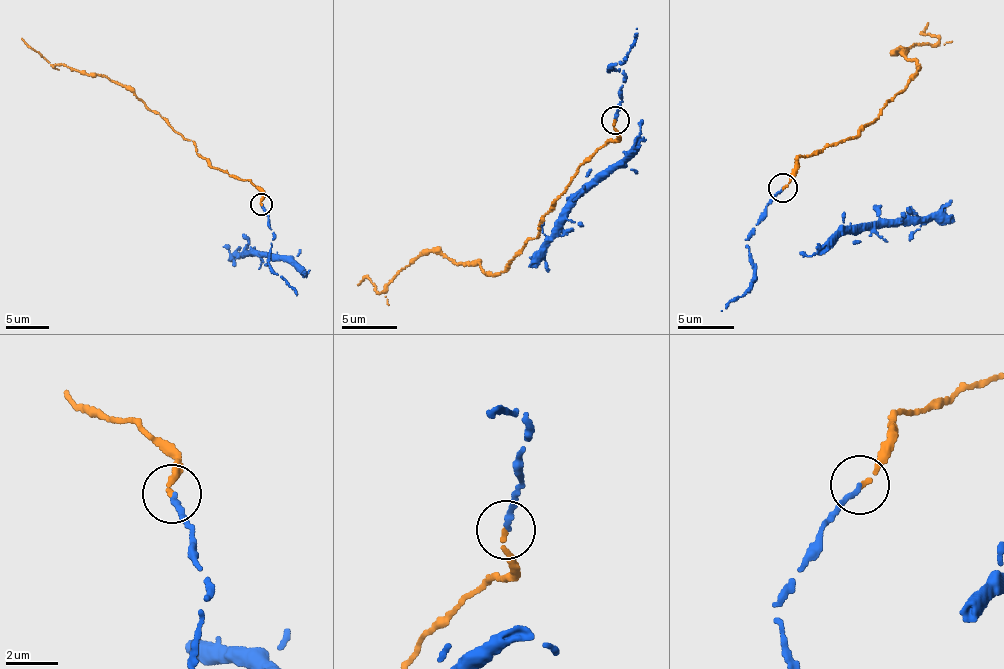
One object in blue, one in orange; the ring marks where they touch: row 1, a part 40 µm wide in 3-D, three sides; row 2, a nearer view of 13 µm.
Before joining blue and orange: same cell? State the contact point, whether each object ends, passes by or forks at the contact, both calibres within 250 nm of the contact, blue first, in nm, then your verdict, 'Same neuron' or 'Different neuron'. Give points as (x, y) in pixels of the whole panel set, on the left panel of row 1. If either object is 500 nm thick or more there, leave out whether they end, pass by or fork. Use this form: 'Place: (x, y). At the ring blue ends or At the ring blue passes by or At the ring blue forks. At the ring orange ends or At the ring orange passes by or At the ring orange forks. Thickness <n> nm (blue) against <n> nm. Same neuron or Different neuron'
Place: (261, 204). At the ring blue ends. At the ring orange ends. Thickness 220 nm (blue) against 190 nm. Same neuron

